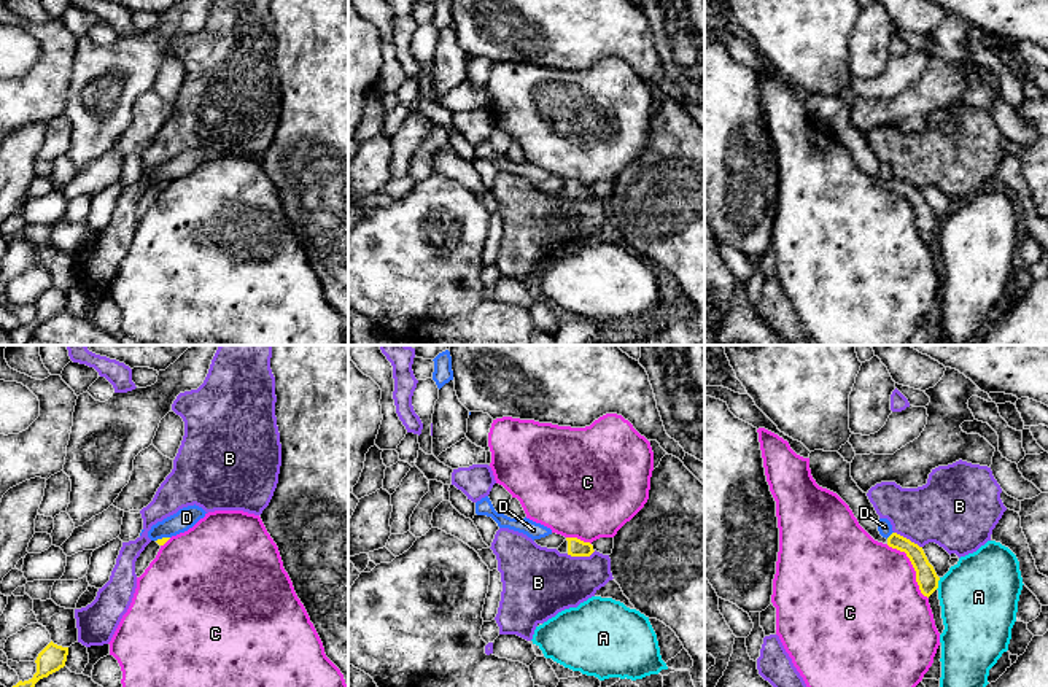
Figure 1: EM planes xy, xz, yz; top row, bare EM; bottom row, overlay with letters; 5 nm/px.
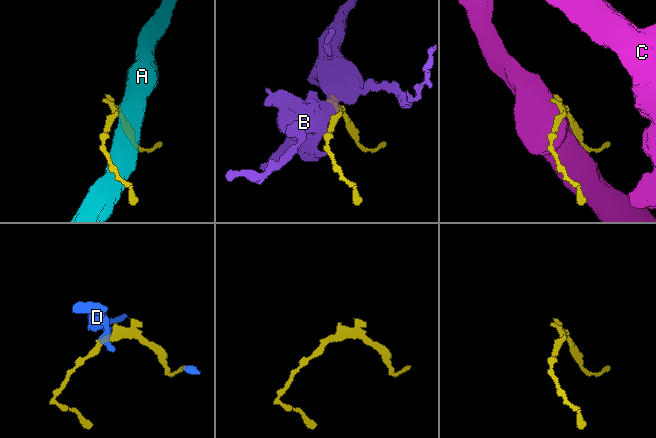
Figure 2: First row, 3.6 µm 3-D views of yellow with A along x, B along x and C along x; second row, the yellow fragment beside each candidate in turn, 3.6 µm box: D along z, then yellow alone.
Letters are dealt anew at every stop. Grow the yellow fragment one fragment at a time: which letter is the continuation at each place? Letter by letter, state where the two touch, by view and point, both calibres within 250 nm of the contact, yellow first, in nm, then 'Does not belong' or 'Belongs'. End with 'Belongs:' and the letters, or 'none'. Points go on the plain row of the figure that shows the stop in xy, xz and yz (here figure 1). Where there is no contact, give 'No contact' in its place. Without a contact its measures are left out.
A: Touches yellow at yz (937, 228). Thickness 110 nm (yellow) against 400 nm. Does not belong
B: Touches yellow at xz (581, 199). Thickness 90 nm (yellow) against 360 nm. Does not belong
C: Touches yellow at yz (913, 210). Thickness 110 nm (yellow) against 480 nm. Does not belong
D: Touches yellow at yz (891, 178). Thickness 100 nm (yellow) against 70 nm. Does not belong
Belongs: none

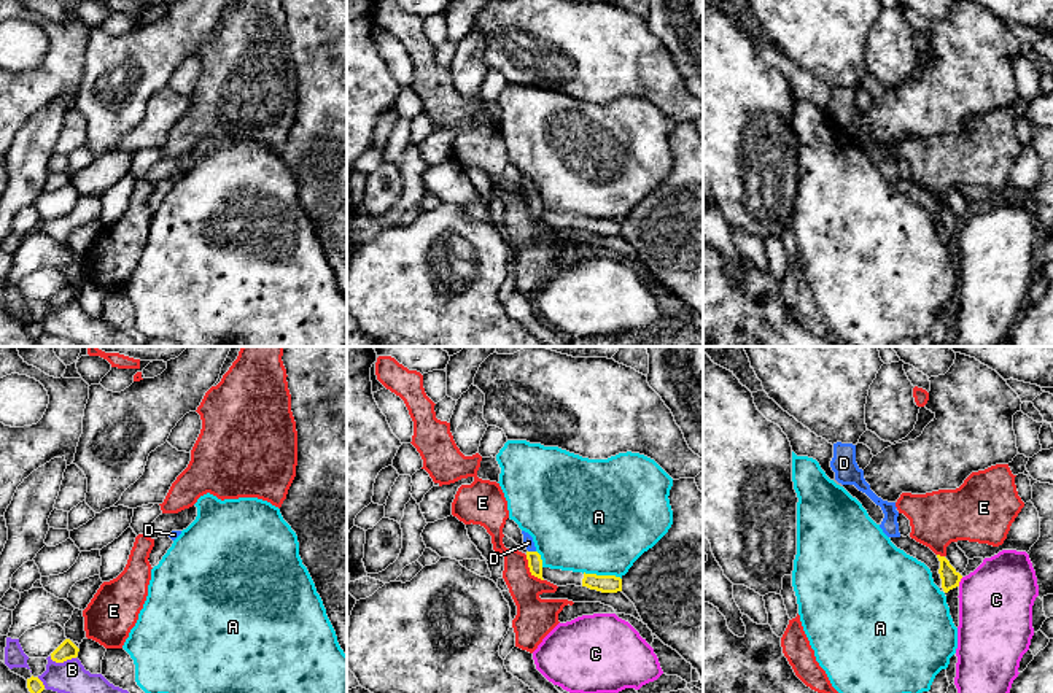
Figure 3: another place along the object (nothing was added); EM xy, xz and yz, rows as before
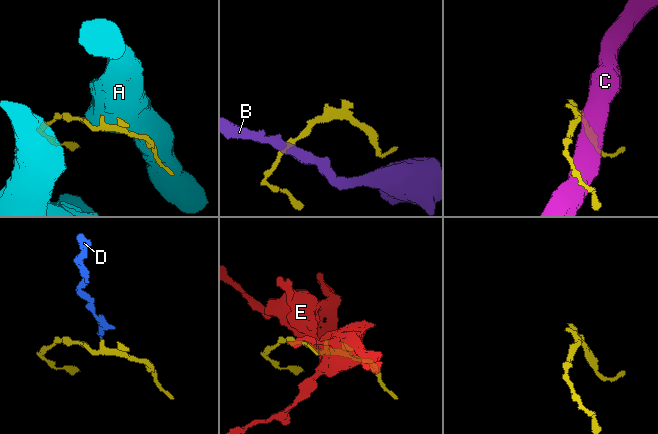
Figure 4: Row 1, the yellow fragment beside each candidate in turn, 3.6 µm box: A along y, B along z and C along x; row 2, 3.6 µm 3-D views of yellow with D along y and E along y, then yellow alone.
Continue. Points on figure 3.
A: Touches yellow at xz (602, 220). Thickness 100 nm (yellow) against 480 nm. Does not belong
B: Touches yellow at xy (62, 305). Thickness 90 nm (yellow) against 180 nm. Does not belong
C: Touches yellow at yz (959, 224). Thickness 100 nm (yellow) against 380 nm. Does not belong
D: Touches yellow at xz (532, 196). Thickness 80 nm (yellow) against 50 nm. Belongs
E: Touches yellow at xz (530, 213). Thickness 80 nm (yellow) against 200 nm. Does not belong
Belongs: D

